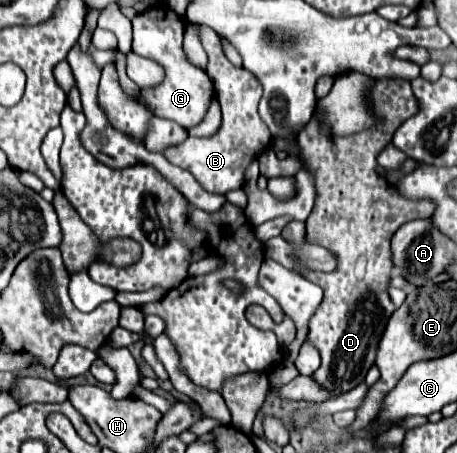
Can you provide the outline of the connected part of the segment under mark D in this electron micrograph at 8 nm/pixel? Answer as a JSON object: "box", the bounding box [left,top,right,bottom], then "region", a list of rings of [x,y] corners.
{"box":[297,79,435,395],"region":[[[379,79],[377,85],[371,89],[371,105],[375,115],[379,117],[379,123],[367,131],[349,135],[349,137],[337,137],[331,139],[321,133],[315,117],[303,127],[303,131],[297,135],[299,151],[303,157],[303,163],[311,177],[315,177],[315,207],[307,219],[307,241],[317,243],[325,249],[329,249],[337,257],[337,267],[331,273],[319,273],[319,271],[307,271],[305,277],[313,283],[317,283],[323,289],[323,301],[319,305],[319,311],[311,315],[309,321],[309,333],[305,341],[311,341],[321,355],[321,367],[313,373],[313,379],[323,385],[329,391],[335,391],[337,395],[351,391],[355,385],[363,383],[369,367],[375,363],[377,345],[381,339],[381,333],[387,325],[387,319],[395,311],[387,287],[389,287],[389,273],[393,269],[391,261],[391,247],[389,241],[393,233],[411,219],[427,219],[431,217],[435,205],[431,201],[411,201],[405,199],[389,187],[383,177],[375,173],[377,167],[377,155],[383,151],[387,141],[391,141],[393,133],[397,131],[399,123],[403,123],[407,117],[417,113],[417,99],[411,91],[409,81],[403,79]]]}

